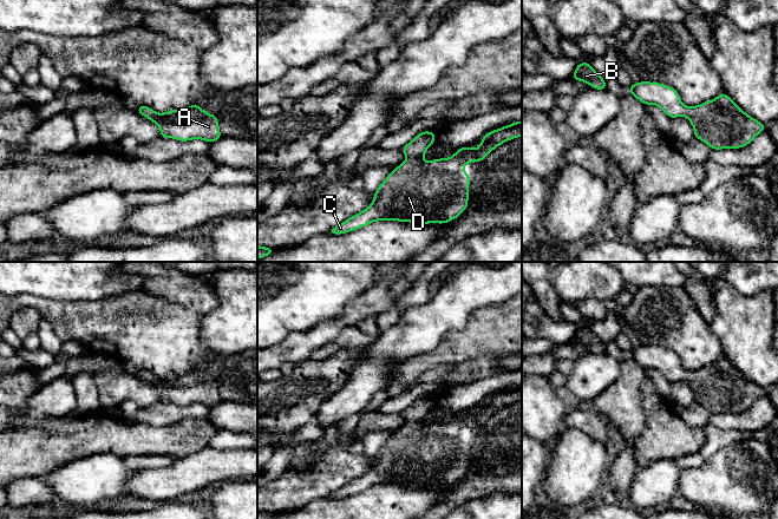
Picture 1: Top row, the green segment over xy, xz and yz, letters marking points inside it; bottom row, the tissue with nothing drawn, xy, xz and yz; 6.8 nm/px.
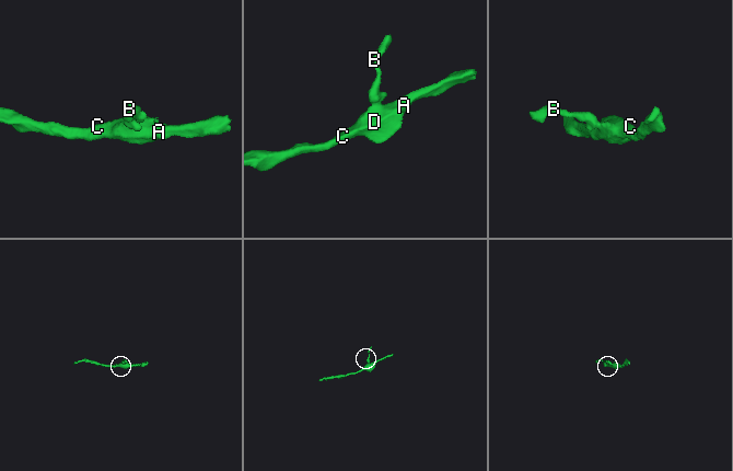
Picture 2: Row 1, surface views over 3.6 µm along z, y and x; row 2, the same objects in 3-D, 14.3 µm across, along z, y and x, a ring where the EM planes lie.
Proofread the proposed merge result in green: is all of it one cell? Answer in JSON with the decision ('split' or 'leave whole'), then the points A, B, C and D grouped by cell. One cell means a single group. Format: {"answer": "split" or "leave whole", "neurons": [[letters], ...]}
{"answer": "leave whole", "neurons": [["A", "B", "C", "D"]]}

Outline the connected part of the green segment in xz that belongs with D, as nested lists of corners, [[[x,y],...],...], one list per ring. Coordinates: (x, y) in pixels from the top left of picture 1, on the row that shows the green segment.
[[[522,120],[509,124],[501,129],[485,133],[480,139],[482,144],[472,149],[469,145],[457,149],[456,153],[449,158],[432,159],[424,162],[426,150],[436,142],[436,133],[423,131],[412,142],[404,145],[400,150],[405,153],[406,160],[393,169],[385,180],[374,191],[373,202],[368,208],[347,221],[332,228],[328,234],[342,235],[372,222],[397,221],[408,223],[438,223],[445,224],[456,219],[468,208],[471,177],[465,172],[464,165],[475,160],[483,162],[486,156],[503,143],[514,138],[522,137]]]

